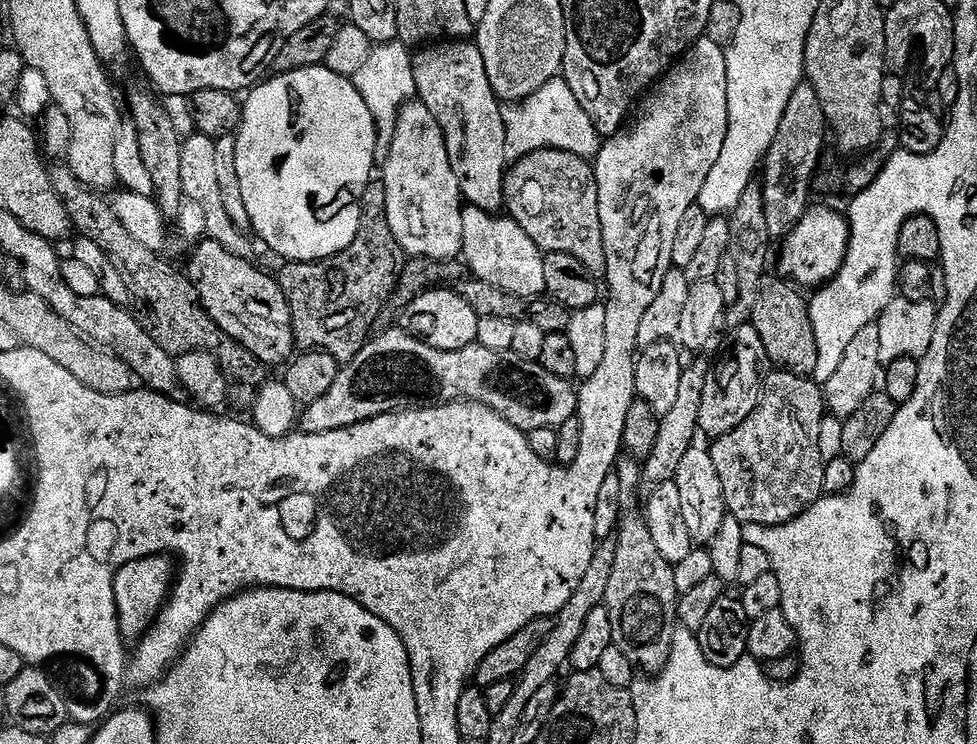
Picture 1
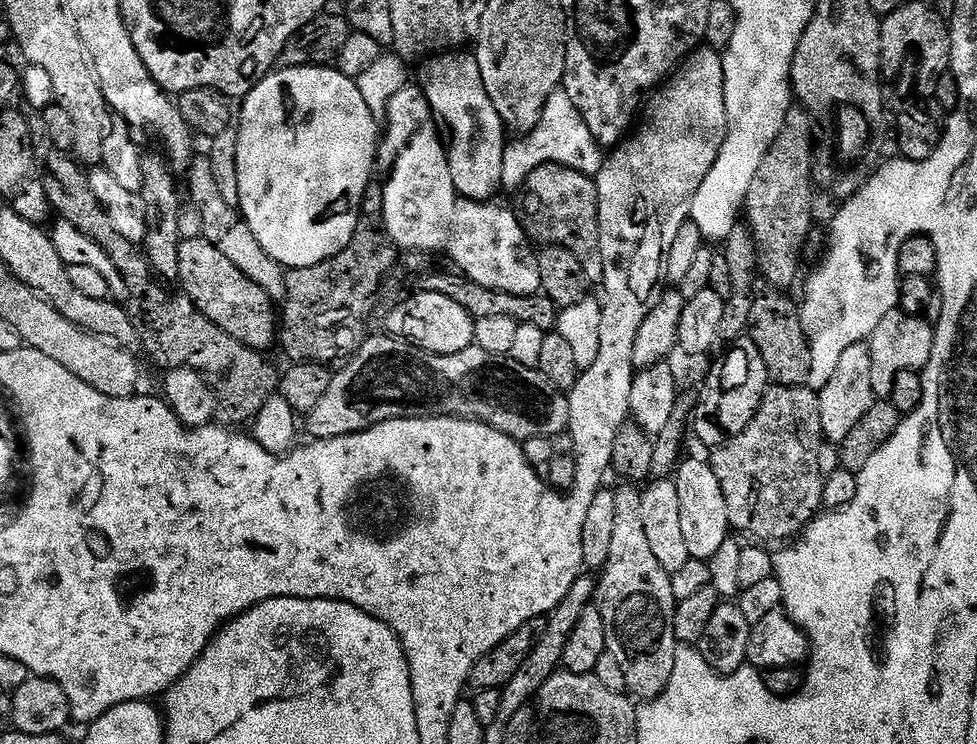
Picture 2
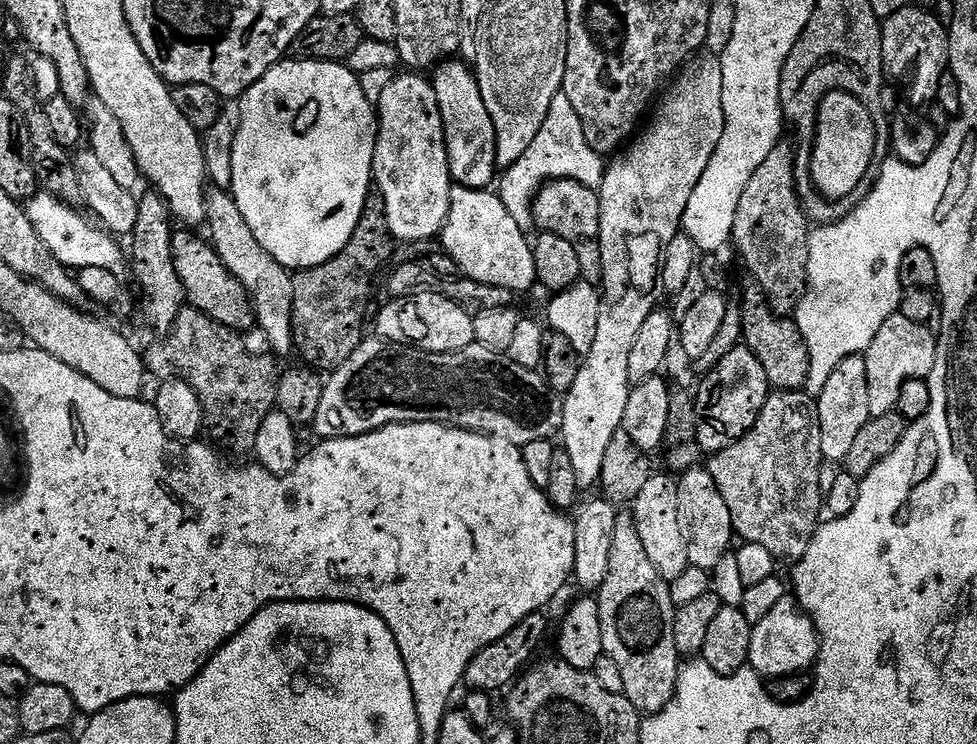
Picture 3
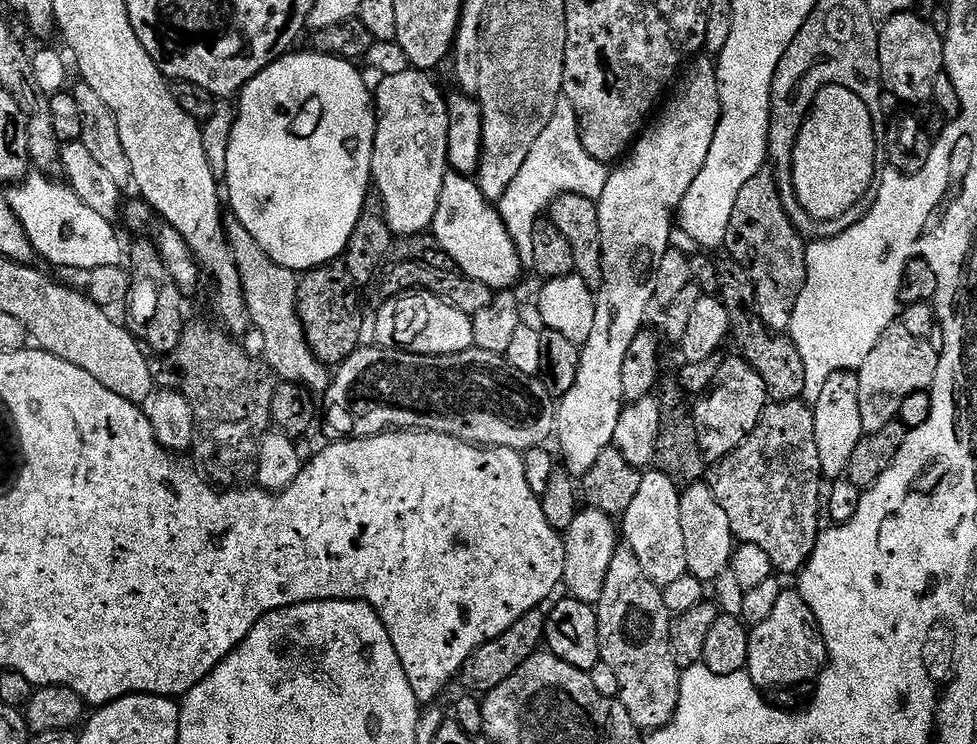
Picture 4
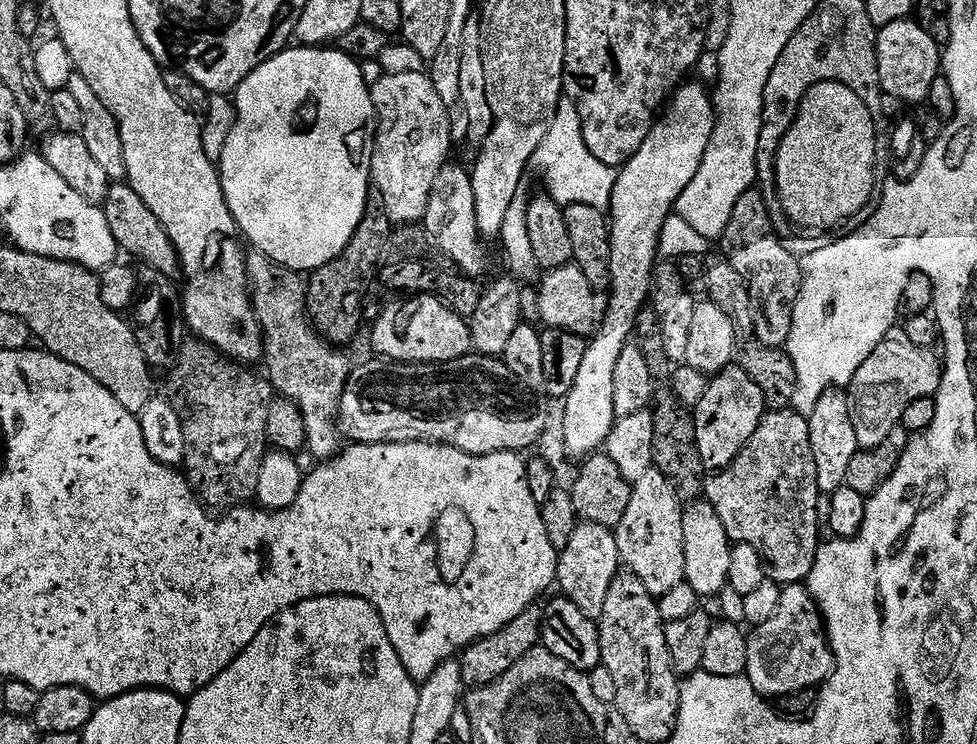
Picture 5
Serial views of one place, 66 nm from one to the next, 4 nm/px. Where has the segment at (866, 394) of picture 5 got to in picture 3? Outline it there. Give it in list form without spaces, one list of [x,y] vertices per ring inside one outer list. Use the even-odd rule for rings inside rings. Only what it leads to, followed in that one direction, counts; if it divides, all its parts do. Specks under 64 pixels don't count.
[[[893,314],[881,322],[880,329],[873,334],[868,344],[868,352],[863,353],[872,417],[896,411],[898,394],[902,394],[902,386],[906,386],[906,382],[928,380],[931,377],[937,343],[938,339],[931,334],[928,325],[910,322],[910,318],[905,316]]]

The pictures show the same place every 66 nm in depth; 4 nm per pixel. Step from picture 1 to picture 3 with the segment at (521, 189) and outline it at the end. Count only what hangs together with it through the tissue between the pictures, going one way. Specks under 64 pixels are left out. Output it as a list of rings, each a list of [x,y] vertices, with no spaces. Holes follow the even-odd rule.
[[[550,180],[532,201],[532,218],[540,232],[558,234],[566,238],[578,253],[578,266],[583,283],[599,285],[604,279],[602,270],[602,246],[600,245],[600,193],[582,182]]]

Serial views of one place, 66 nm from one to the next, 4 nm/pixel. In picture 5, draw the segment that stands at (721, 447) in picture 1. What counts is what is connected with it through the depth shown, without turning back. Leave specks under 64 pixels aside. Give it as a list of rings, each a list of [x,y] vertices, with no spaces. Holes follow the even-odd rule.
[[[787,407],[765,411],[758,430],[754,430],[754,438],[750,438],[732,465],[719,469],[705,479],[703,499],[718,510],[718,518],[722,518],[722,526],[726,526],[726,534],[733,545],[754,546],[754,550],[758,550],[764,559],[767,575],[774,583],[783,586],[807,581],[814,566],[822,543],[822,523],[818,518],[820,494],[816,484],[814,450],[810,446],[808,417]]]

